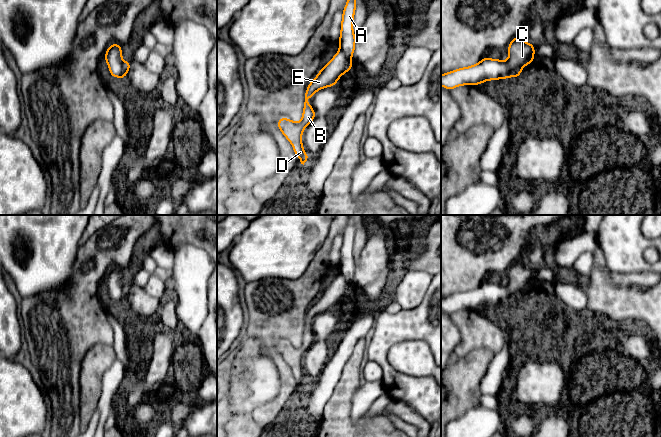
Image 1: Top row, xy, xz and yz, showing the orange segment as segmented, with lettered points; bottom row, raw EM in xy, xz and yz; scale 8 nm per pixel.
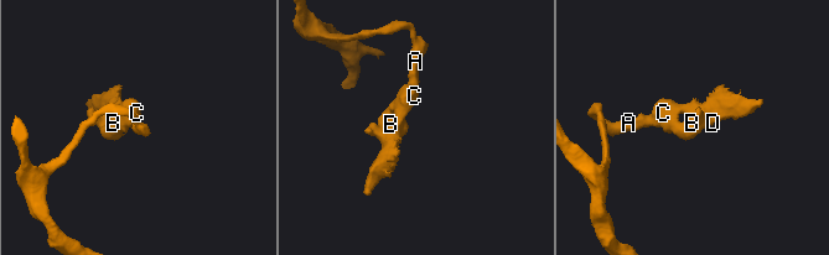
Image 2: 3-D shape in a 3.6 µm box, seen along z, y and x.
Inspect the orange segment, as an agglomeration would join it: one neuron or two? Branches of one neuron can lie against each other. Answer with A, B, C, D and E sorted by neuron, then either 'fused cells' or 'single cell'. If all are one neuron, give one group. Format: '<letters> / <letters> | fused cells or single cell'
A / B C D E | fused cells

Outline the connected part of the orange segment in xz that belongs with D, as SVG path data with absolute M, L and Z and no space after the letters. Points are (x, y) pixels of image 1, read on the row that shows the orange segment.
M339 50L333 58L319 71L316 77L309 83L306 88L305 102L302 113L302 120L296 123L287 117L281 117L277 121L277 127L281 130L283 136L292 144L294 153L300 160L301 164L307 161L307 154L302 144L302 133L304 129L316 118L313 107L308 100L320 89L336 86L338 79L346 72L353 68L351 60Z

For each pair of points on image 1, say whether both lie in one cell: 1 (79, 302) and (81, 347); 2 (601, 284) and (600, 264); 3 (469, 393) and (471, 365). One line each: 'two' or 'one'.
1: one
2: one
3: one

